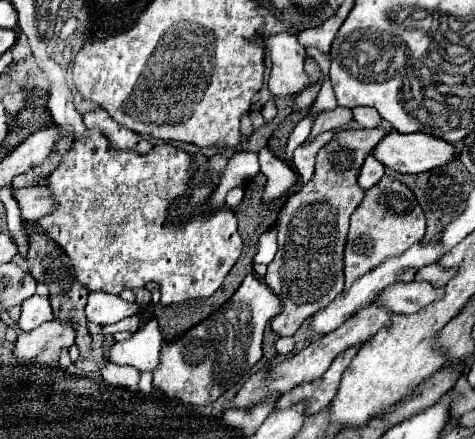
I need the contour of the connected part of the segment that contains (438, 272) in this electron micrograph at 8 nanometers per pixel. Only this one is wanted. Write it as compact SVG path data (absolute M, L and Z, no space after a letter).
M433 263L433 265L427 265L427 267L423 267L421 271L417 271L417 279L423 279L423 281L429 281L431 285L445 285L449 279L451 279L451 275L455 273L455 269L445 269L445 267L441 267L441 265L437 265L437 263Z

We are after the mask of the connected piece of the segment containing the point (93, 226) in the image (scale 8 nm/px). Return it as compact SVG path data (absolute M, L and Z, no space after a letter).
M87 129L73 141L59 167L47 177L47 187L57 203L55 211L37 221L23 223L25 235L31 235L33 231L49 235L49 239L53 239L67 253L75 267L77 281L89 291L103 289L105 293L119 295L123 289L157 283L163 305L211 297L239 259L243 239L237 231L237 219L229 207L221 207L213 213L201 209L193 217L169 221L175 199L185 197L197 169L199 167L193 157L181 147L173 147L169 143L153 145L147 155L139 155L137 151L113 149L109 139L99 129Z

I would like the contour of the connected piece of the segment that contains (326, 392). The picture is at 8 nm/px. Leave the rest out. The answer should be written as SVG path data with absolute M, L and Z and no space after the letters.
M361 345L349 347L347 351L343 351L341 355L337 355L337 359L331 363L331 367L325 371L325 375L321 379L309 381L309 383L301 383L297 387L293 387L289 393L285 393L275 409L281 407L291 407L293 403L299 403L301 399L307 401L307 417L319 413L325 405L329 405L333 401L333 397L337 395L339 389L339 381L343 371L349 367L351 359L357 355Z

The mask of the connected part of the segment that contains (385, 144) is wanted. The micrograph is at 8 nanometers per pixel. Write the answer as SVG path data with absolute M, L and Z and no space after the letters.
M387 133L373 155L397 173L423 173L443 167L457 157L455 145L427 133Z

